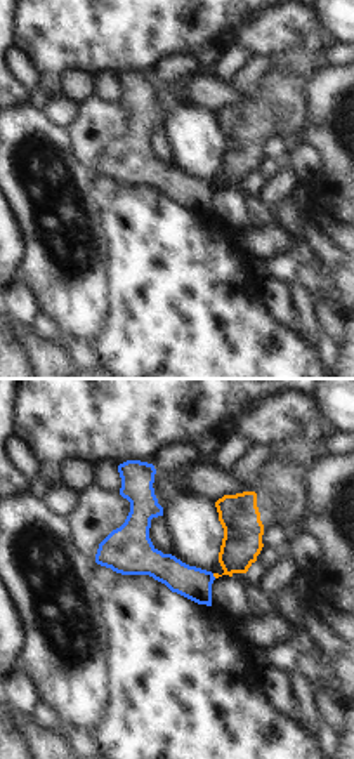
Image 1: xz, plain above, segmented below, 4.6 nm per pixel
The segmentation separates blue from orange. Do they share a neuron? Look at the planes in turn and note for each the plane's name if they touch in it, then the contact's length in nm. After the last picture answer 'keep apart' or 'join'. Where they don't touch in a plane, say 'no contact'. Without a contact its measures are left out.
meets blue in xz; contact 30 nm long

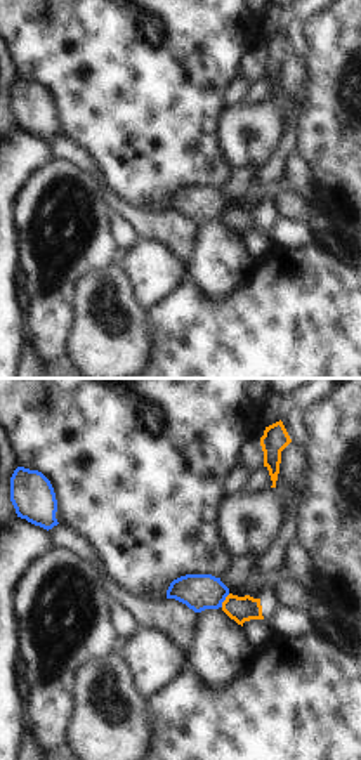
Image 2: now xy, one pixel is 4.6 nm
meets blue in xy; contact 80 nm long

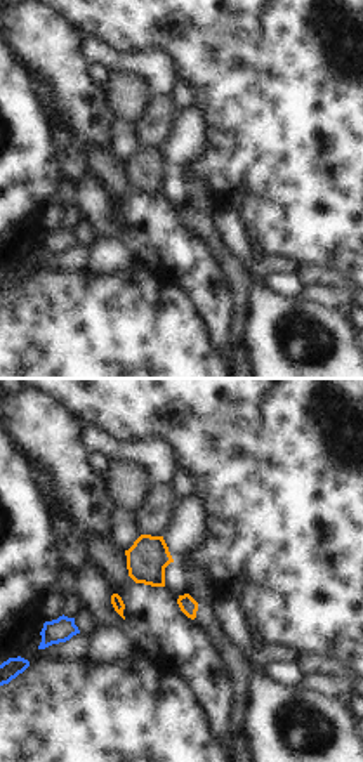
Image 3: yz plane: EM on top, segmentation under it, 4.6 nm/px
no contact

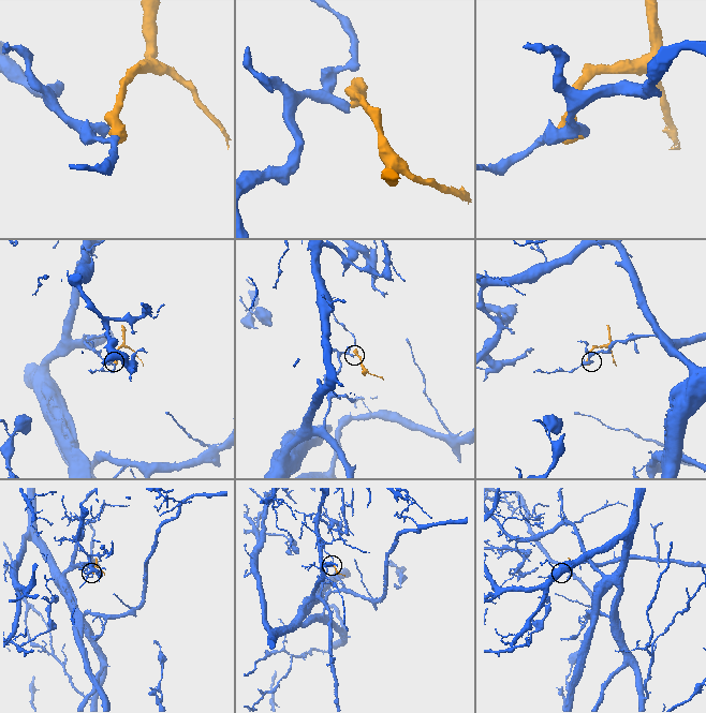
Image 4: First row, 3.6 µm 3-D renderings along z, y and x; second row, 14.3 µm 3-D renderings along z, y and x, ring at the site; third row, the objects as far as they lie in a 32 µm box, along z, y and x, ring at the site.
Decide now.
keep apart

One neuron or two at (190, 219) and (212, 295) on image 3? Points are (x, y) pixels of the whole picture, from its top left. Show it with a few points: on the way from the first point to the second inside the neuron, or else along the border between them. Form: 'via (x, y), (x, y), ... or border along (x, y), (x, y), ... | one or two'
border along (178, 207), (178, 217), (209, 249), (217, 264) | two

